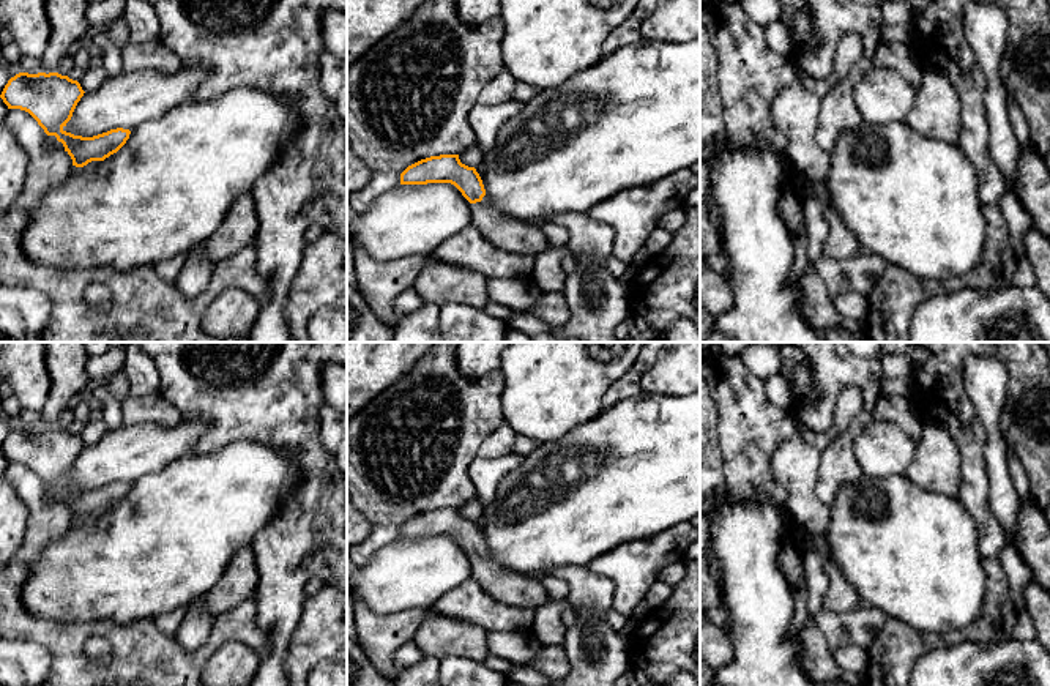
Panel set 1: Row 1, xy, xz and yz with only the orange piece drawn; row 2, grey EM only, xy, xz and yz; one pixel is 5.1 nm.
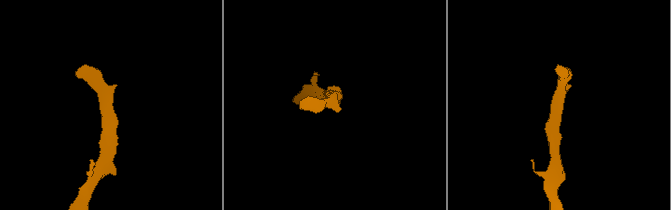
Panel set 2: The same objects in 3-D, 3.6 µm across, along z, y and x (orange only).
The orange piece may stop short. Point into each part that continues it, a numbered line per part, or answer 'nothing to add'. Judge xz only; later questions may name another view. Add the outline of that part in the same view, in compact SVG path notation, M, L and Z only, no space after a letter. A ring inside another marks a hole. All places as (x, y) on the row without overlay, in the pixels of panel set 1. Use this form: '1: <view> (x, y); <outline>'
1: xz (513, 589); M486 549L481 555L471 557L471 579L489 596L508 606L536 610L552 601L539 579L500 566Z

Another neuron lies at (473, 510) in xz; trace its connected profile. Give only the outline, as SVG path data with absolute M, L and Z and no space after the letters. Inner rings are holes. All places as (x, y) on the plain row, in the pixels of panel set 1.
M478 495L459 508L460 516L468 520L479 520L482 516L482 511L484 511L484 505L478 498Z

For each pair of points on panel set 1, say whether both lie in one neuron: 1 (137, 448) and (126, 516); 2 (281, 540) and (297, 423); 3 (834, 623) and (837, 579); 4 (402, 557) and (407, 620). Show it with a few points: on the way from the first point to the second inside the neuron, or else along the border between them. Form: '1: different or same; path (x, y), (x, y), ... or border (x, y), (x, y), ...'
1: same; path (137, 466), (137, 499)
2: same; path (309, 511), (309, 451)
3: different; border (861, 603), (855, 609), (844, 611), (823, 607)
4: different; border (426, 607), (391, 612), (371, 611)

